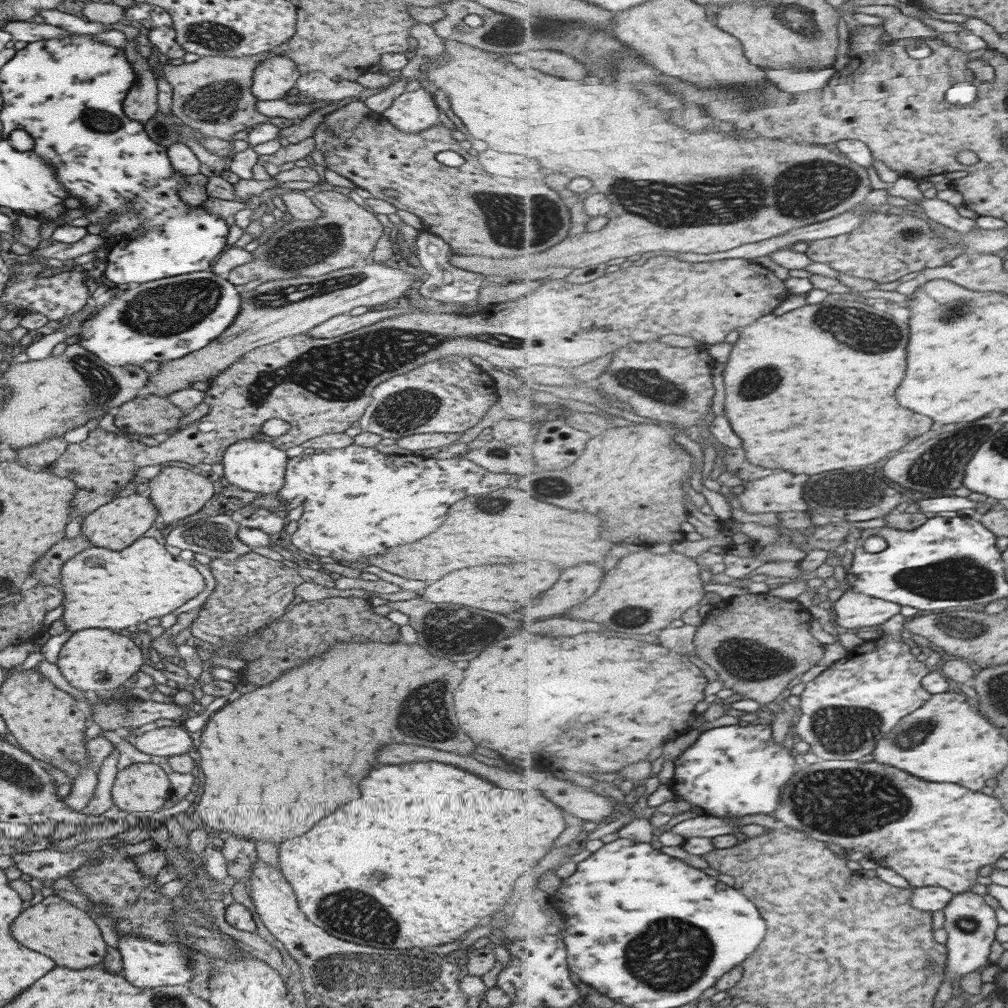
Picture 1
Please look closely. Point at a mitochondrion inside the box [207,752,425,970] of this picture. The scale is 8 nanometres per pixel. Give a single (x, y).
(354, 913)

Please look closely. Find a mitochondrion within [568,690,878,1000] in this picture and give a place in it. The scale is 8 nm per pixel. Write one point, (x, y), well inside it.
(669, 969)

